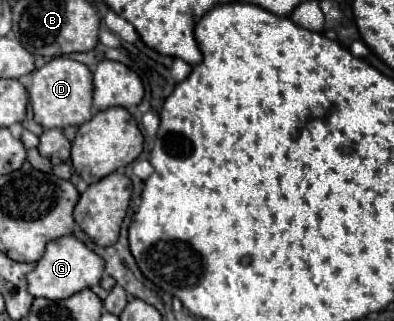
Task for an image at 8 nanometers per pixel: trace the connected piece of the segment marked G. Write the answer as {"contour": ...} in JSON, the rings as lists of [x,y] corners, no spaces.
{"contour":[[[59,237],[55,241],[47,243],[45,255],[37,261],[35,269],[27,275],[27,287],[33,297],[45,297],[45,299],[67,299],[73,293],[79,293],[87,287],[93,287],[101,281],[105,269],[103,257],[99,257],[95,251],[91,251],[83,241],[77,237]]]}

